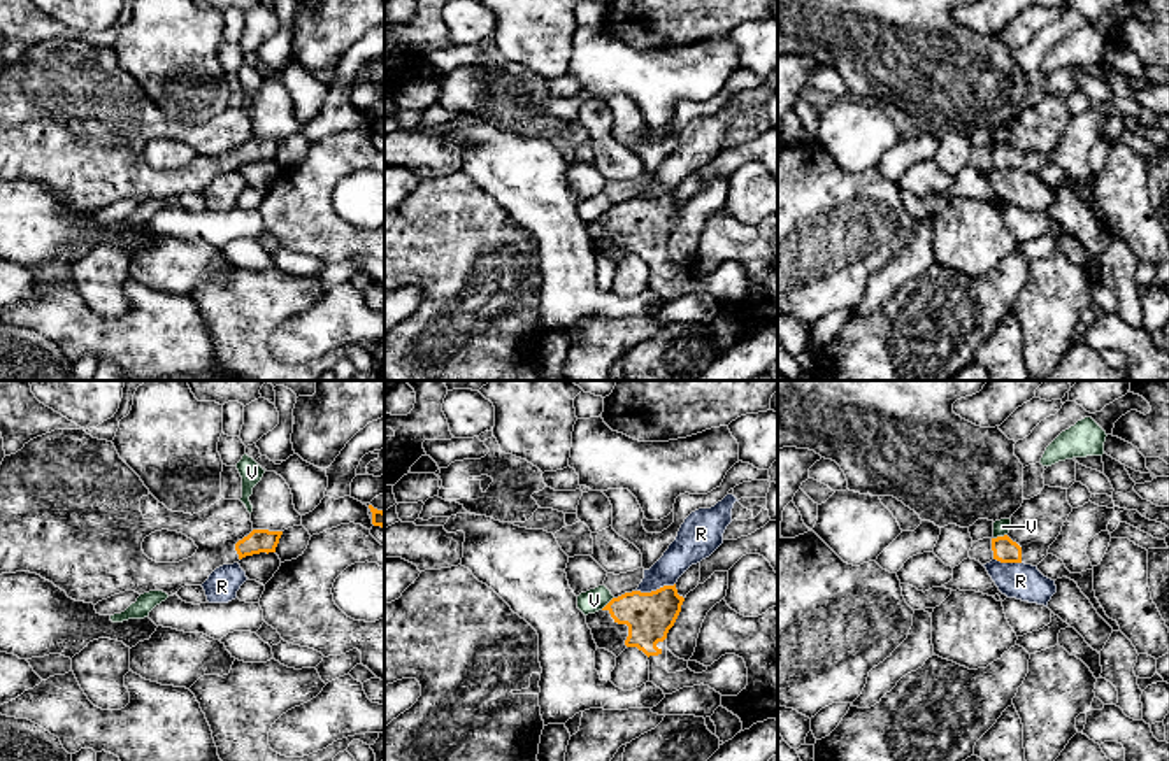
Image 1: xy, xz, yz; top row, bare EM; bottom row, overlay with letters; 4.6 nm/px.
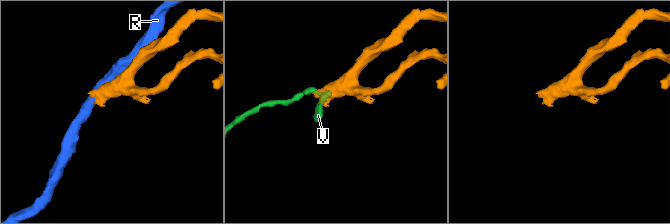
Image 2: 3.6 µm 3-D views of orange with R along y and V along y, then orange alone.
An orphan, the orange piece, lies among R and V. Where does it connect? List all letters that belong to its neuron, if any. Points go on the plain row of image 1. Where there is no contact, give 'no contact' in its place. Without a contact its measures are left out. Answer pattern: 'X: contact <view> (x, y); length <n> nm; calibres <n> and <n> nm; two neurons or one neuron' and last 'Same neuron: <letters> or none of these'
R: contact xz (657, 197); length 180 nm; calibres 220 and 160 nm; two neurons
V: contact yz (999, 144); length 70 nm; calibres 110 and 70 nm; two neurons
Same neuron: none of these

